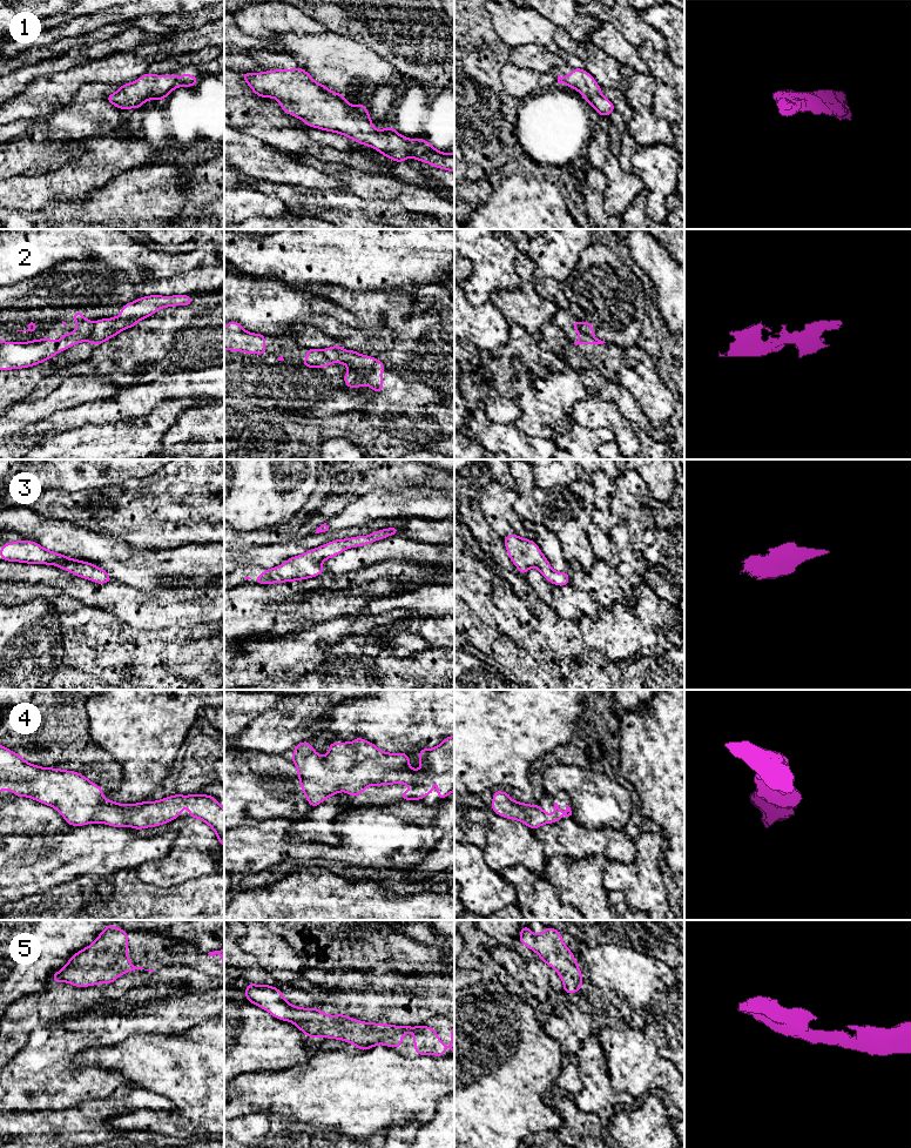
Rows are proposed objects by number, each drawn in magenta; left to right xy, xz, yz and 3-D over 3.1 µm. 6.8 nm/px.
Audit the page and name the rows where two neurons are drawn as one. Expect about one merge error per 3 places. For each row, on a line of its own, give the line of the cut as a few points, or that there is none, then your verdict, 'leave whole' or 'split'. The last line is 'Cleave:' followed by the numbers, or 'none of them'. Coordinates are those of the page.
1: no cut; leave whole
2: cut in yz along (580, 322), (580, 327), (592, 335); split
3: no cut; leave whole
4: no cut; leave whole
5: no cut; leave whole
Cleave: 2

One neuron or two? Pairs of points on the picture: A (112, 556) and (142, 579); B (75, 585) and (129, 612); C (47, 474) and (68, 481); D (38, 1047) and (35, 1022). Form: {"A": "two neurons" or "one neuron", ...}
{"A": "one neuron", "B": "one neuron", "C": "one neuron", "D": "two neurons"}

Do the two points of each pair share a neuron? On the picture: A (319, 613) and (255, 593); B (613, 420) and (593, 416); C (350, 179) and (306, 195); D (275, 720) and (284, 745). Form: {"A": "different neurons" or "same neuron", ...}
{"A": "same neuron", "B": "same neuron", "C": "different neurons", "D": "same neuron"}

